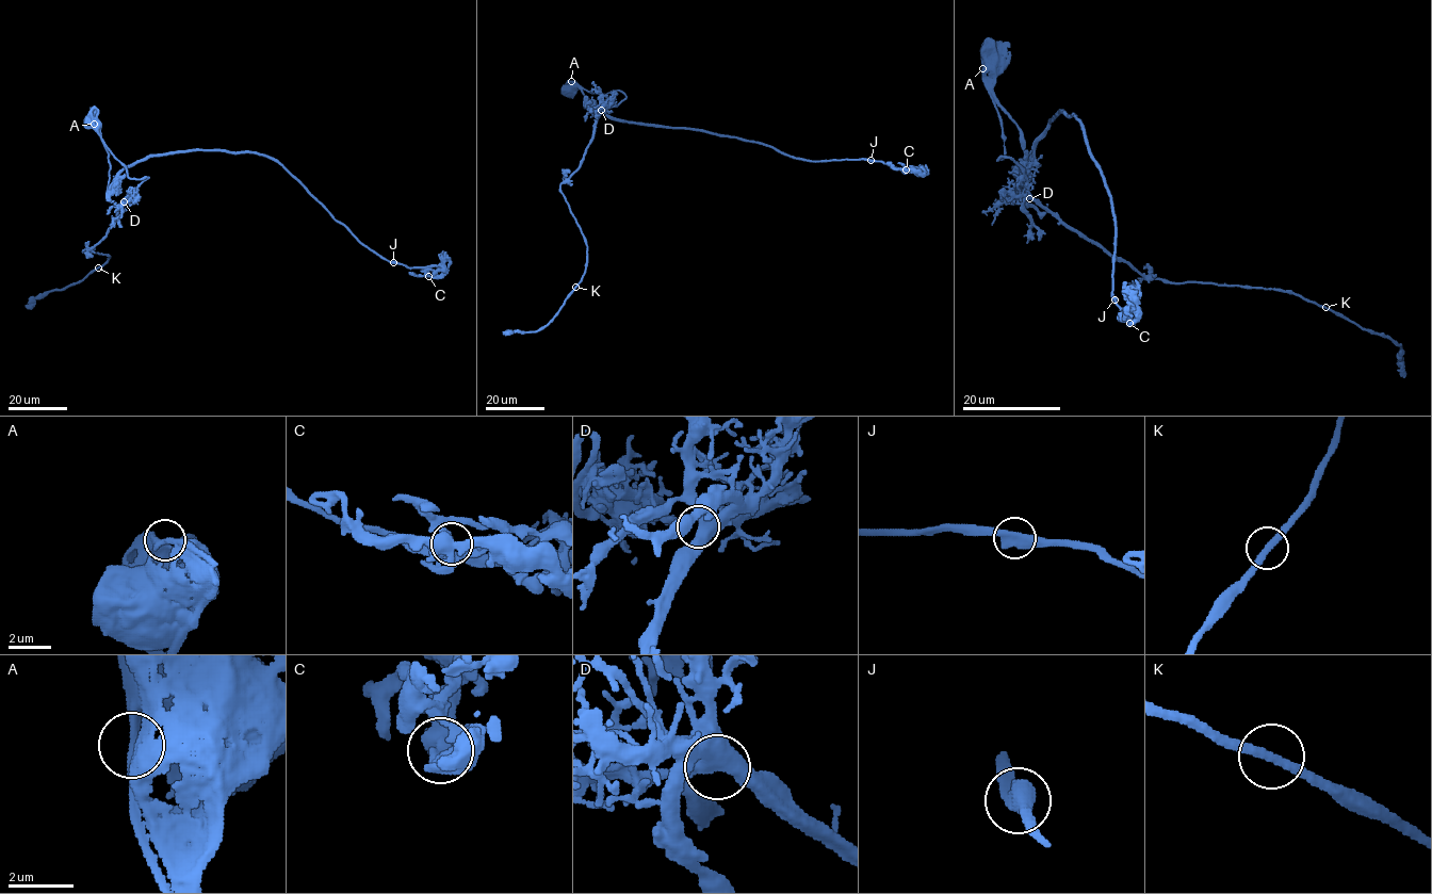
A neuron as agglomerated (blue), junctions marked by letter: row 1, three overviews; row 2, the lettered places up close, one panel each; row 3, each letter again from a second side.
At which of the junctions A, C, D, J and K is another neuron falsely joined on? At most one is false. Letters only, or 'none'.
A

